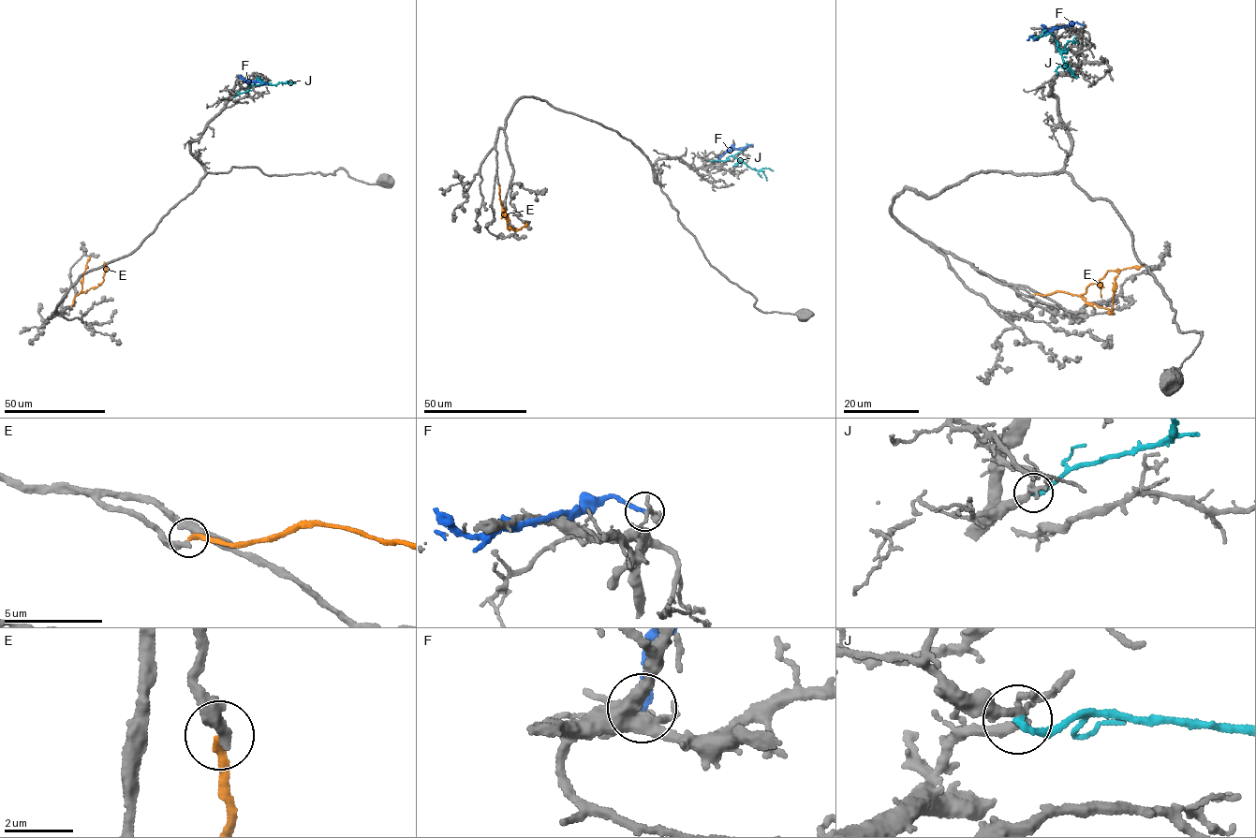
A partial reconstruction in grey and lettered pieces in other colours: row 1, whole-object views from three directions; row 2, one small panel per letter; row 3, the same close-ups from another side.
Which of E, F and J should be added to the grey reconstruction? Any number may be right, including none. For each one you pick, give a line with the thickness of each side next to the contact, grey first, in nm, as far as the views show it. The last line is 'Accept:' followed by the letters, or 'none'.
Accept: none

